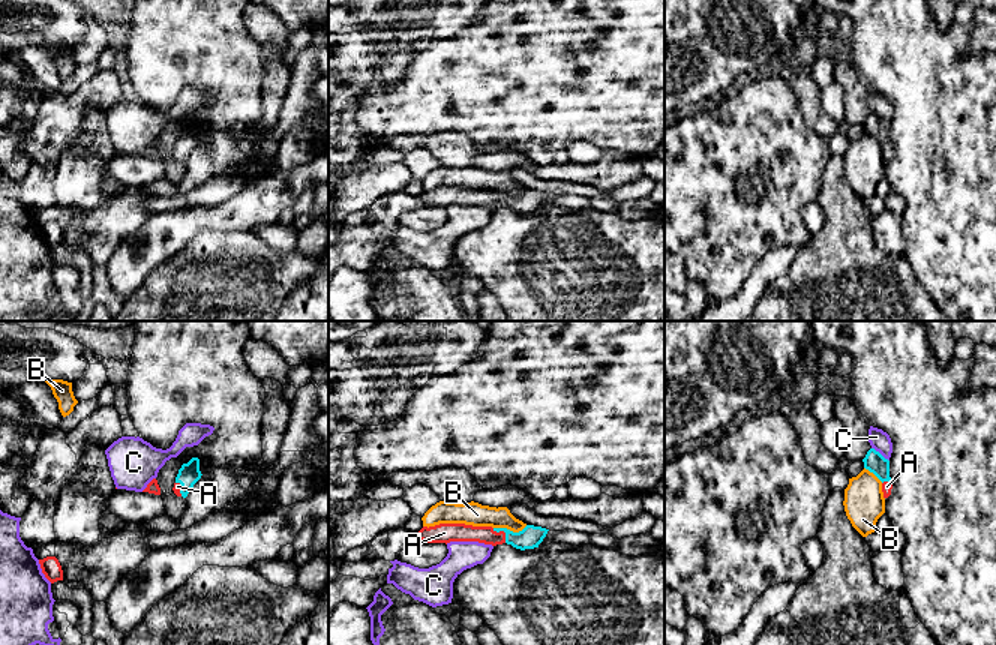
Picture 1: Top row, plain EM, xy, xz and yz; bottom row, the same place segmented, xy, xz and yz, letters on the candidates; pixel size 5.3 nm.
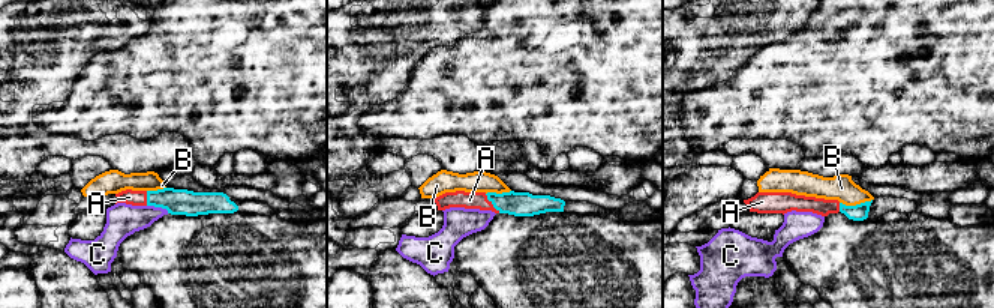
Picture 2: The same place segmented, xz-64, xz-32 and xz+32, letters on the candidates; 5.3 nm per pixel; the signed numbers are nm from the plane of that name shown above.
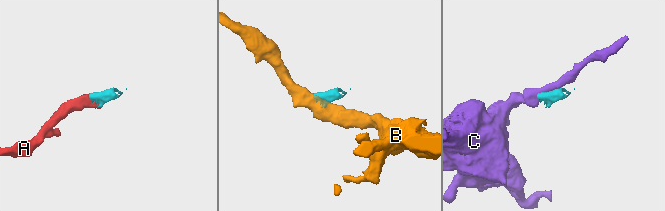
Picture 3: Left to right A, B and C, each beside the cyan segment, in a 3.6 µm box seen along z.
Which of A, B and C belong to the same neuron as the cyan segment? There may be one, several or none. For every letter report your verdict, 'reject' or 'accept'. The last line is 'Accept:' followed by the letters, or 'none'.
A: accept
B: reject
C: reject
Accept: A

